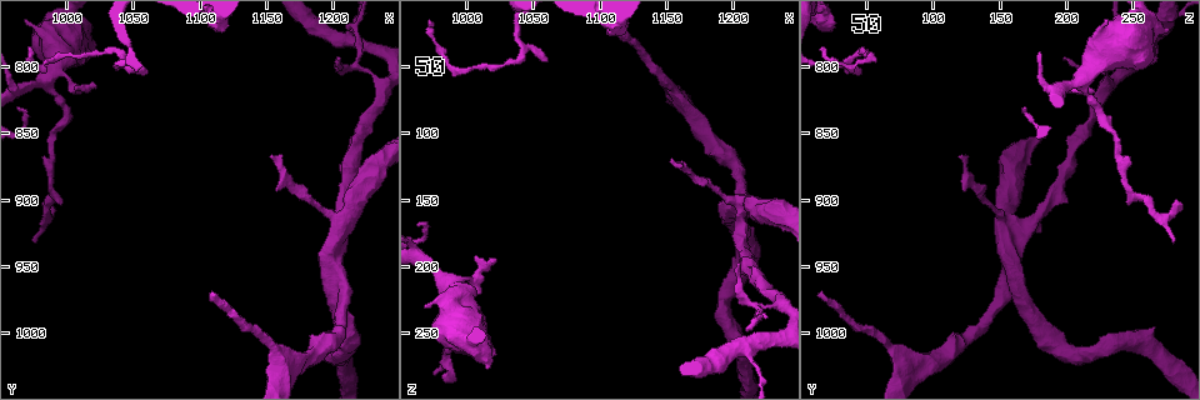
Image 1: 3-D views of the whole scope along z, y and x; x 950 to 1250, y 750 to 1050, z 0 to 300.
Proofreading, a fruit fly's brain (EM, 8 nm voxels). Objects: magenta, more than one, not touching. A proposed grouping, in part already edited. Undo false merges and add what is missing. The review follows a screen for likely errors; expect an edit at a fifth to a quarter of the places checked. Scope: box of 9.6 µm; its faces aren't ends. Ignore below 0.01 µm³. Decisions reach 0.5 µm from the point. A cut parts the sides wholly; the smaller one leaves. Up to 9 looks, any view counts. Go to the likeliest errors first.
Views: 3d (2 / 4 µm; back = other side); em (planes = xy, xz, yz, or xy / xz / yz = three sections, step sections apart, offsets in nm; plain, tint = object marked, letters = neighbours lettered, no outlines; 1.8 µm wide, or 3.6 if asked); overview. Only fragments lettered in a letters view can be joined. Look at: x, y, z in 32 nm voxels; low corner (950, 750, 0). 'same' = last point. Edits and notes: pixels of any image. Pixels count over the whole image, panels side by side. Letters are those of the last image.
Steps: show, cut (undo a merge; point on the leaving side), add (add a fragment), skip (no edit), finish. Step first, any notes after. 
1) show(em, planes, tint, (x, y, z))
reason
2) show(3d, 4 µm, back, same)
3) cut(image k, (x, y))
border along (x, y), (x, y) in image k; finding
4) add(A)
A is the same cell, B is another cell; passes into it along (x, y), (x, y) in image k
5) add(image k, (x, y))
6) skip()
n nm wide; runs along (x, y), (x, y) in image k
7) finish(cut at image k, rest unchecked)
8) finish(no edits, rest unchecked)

show(em, planes, letters, (1022, 814, 196))
free end

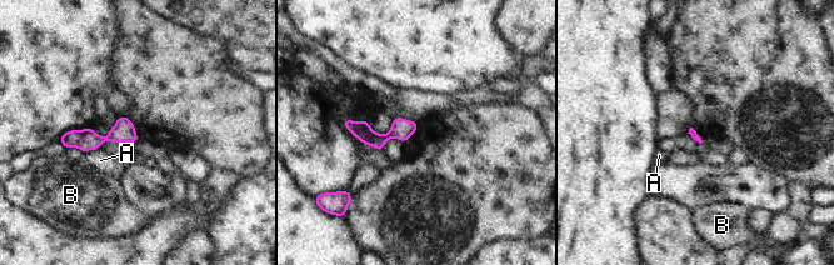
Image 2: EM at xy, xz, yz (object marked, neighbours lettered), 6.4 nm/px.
skip()
A and B are other cells; border along (99, 148), (84, 153) in image 2; none of them fits

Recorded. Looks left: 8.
show(3d, 2 µm, back, (1036, 798, 28))
branch point

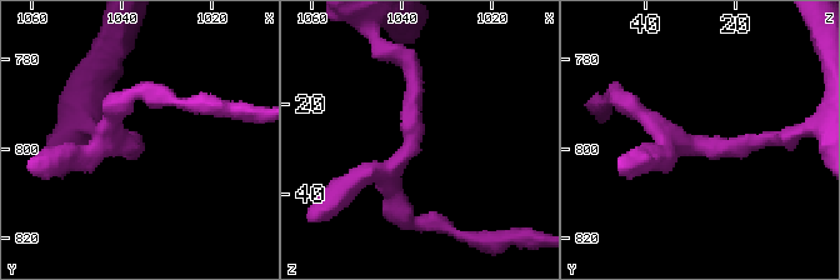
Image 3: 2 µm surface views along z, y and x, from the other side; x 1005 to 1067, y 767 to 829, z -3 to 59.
show(em, planes, letters, (1038, 798, 29))

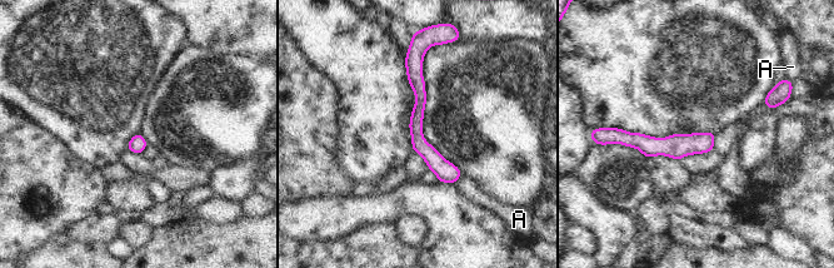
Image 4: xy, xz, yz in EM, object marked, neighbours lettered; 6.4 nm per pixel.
skip()
A touches over 80 nm; A is another cell; border along (462, 174), (454, 183) in image 4; one neuron here

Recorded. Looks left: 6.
show(em, xz, step 4, letters, (974, 930, 280))
branch stops here

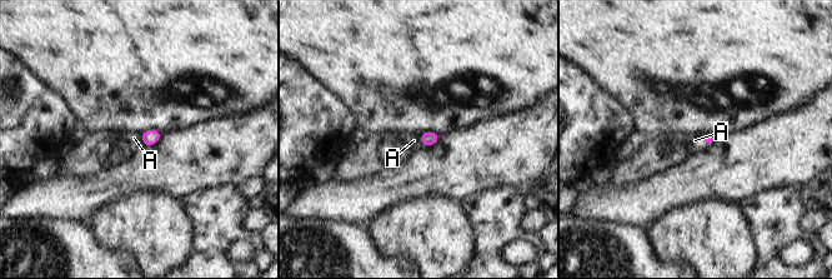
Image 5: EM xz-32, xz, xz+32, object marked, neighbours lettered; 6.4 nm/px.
skip()
A touches over 80 nm; A is another cell; border along (140, 134), (144, 145) in image 5; none of them fits

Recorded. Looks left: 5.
show(em, yz, step 16, tint, (992, 794, 52))
sharp bend

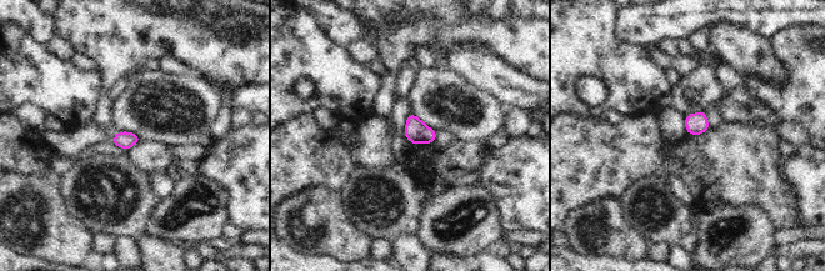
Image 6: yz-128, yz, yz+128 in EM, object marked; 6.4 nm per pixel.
show(em, xz, step 16, letters, same)

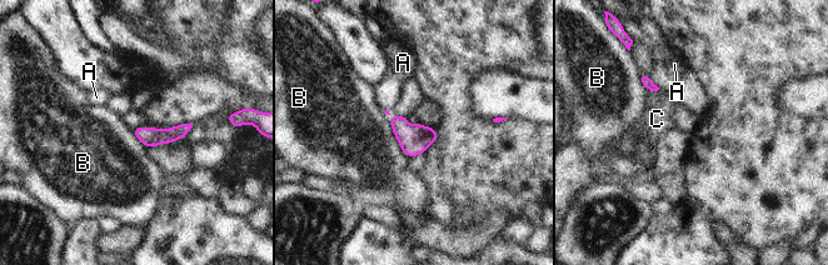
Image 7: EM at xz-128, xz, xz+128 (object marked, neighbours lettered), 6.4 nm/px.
skip()
110 nm wide; A, B and C are other cells; border along (382, 110), (410, 158) in image 7; continuous, no second neuron

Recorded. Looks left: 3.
finish(no edits, rest unchecked)

